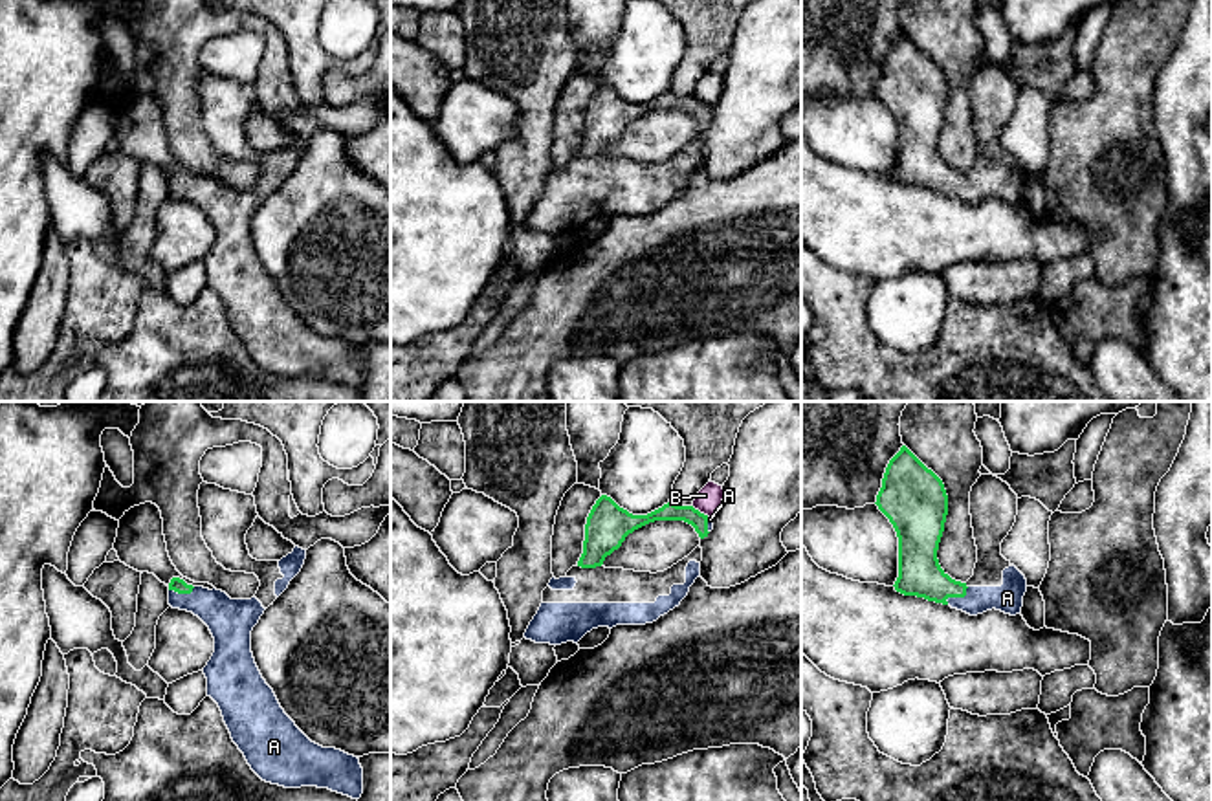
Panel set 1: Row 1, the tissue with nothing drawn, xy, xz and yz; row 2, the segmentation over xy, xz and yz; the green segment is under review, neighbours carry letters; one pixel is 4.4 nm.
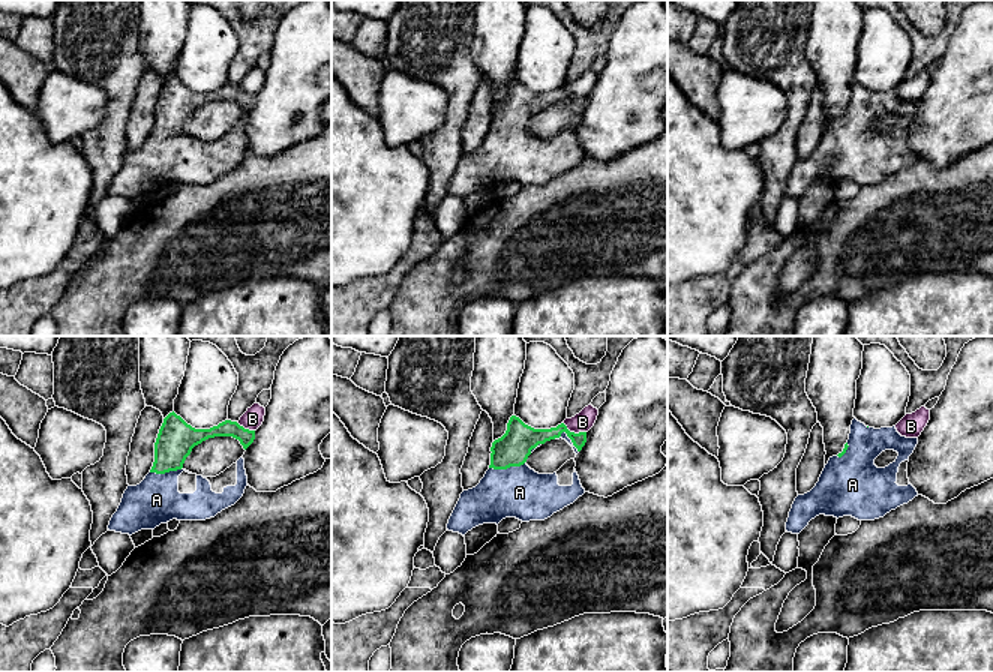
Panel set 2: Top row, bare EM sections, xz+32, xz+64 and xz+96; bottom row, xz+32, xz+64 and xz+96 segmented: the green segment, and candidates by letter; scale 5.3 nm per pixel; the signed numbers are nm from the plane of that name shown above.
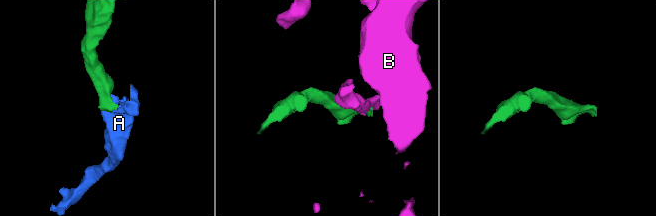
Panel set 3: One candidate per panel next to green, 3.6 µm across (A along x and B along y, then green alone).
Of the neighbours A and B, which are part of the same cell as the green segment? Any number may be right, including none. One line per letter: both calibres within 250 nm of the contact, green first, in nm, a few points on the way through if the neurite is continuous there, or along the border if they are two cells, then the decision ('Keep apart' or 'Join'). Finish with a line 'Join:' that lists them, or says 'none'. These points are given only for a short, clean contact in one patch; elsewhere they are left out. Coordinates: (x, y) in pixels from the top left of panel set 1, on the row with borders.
A: Thickness 190 nm (green) against 130 nm. Join
B: Thickness 80 nm (green) against 120 nm. Keep apart
Join: A

